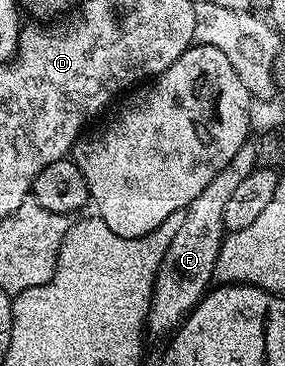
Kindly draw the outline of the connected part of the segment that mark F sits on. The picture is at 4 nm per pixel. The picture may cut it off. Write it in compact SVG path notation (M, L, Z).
M246 141L239 149L239 153L235 153L235 157L231 157L231 161L227 165L223 165L223 169L219 169L219 173L215 173L214 179L211 180L211 185L207 185L207 189L203 189L203 193L199 193L199 197L195 197L195 201L191 201L191 205L185 208L183 225L176 231L174 239L171 240L171 245L167 245L167 253L159 265L159 273L155 277L147 324L147 331L150 336L172 336L173 332L185 322L193 306L205 296L206 291L210 290L211 284L215 279L215 265L221 252L221 243L227 234L223 225L223 213L227 206L227 200L235 194L237 186L257 168L256 142Z

